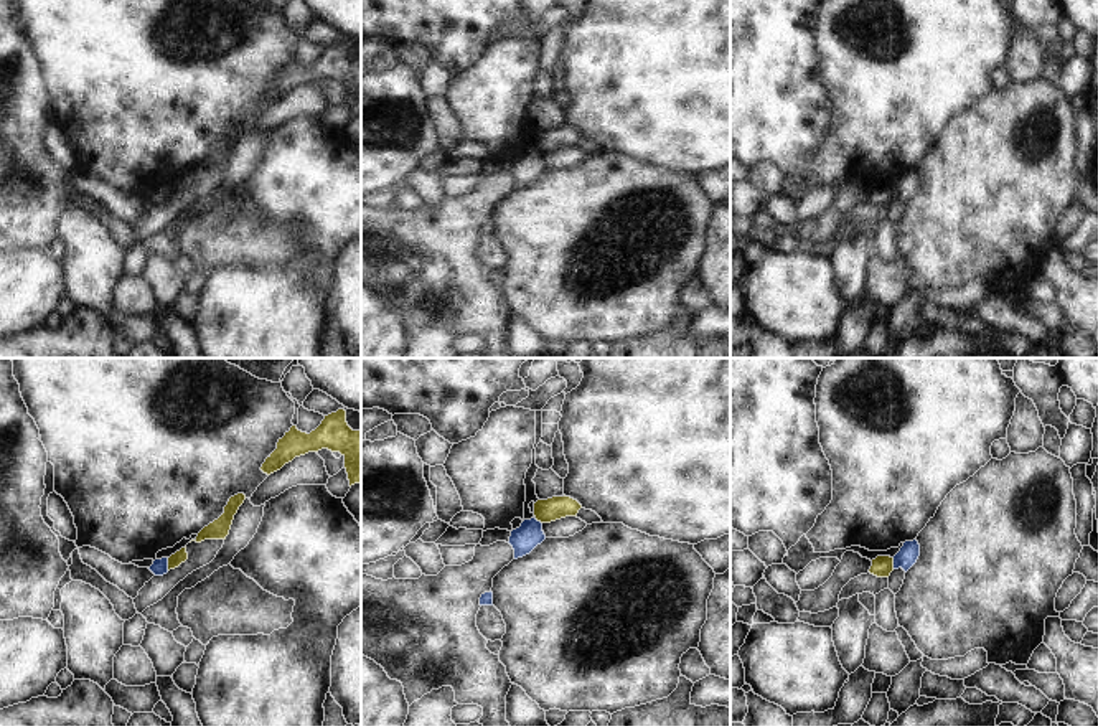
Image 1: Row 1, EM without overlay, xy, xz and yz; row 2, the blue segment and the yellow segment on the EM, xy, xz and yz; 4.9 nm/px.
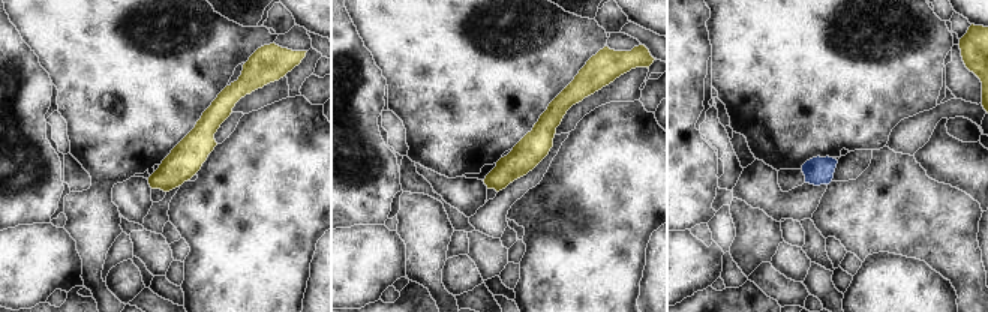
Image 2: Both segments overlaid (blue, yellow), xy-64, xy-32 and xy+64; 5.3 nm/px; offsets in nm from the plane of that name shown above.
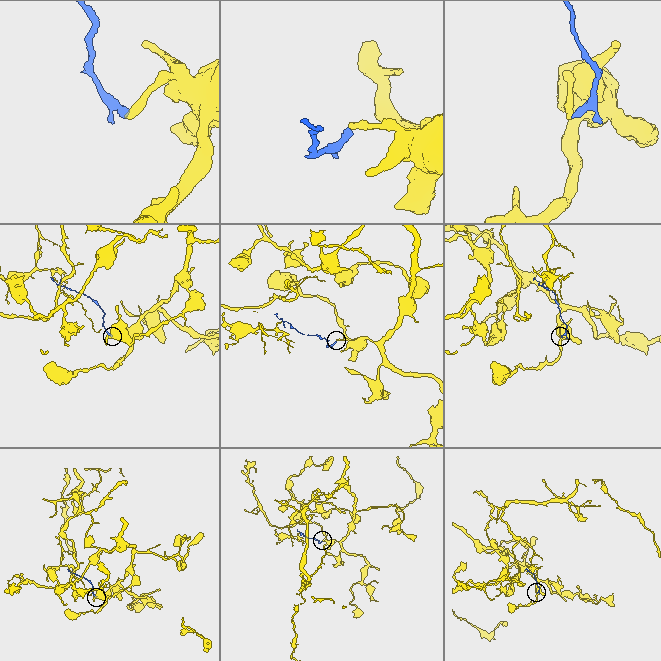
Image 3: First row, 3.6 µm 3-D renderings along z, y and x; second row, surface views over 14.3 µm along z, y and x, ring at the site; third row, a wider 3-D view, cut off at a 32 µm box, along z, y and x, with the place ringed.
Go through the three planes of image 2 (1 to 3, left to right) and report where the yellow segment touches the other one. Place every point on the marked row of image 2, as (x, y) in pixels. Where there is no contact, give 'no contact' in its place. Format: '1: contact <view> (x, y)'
1: no contact
2: no contact
3: no contact

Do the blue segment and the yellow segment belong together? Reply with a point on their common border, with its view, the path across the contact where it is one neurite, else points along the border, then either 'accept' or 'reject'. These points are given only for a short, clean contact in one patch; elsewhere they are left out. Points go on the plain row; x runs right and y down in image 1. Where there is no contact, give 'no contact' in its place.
meets blue in xy at (167, 195); border along xy (167, 188), (168, 200); reject

